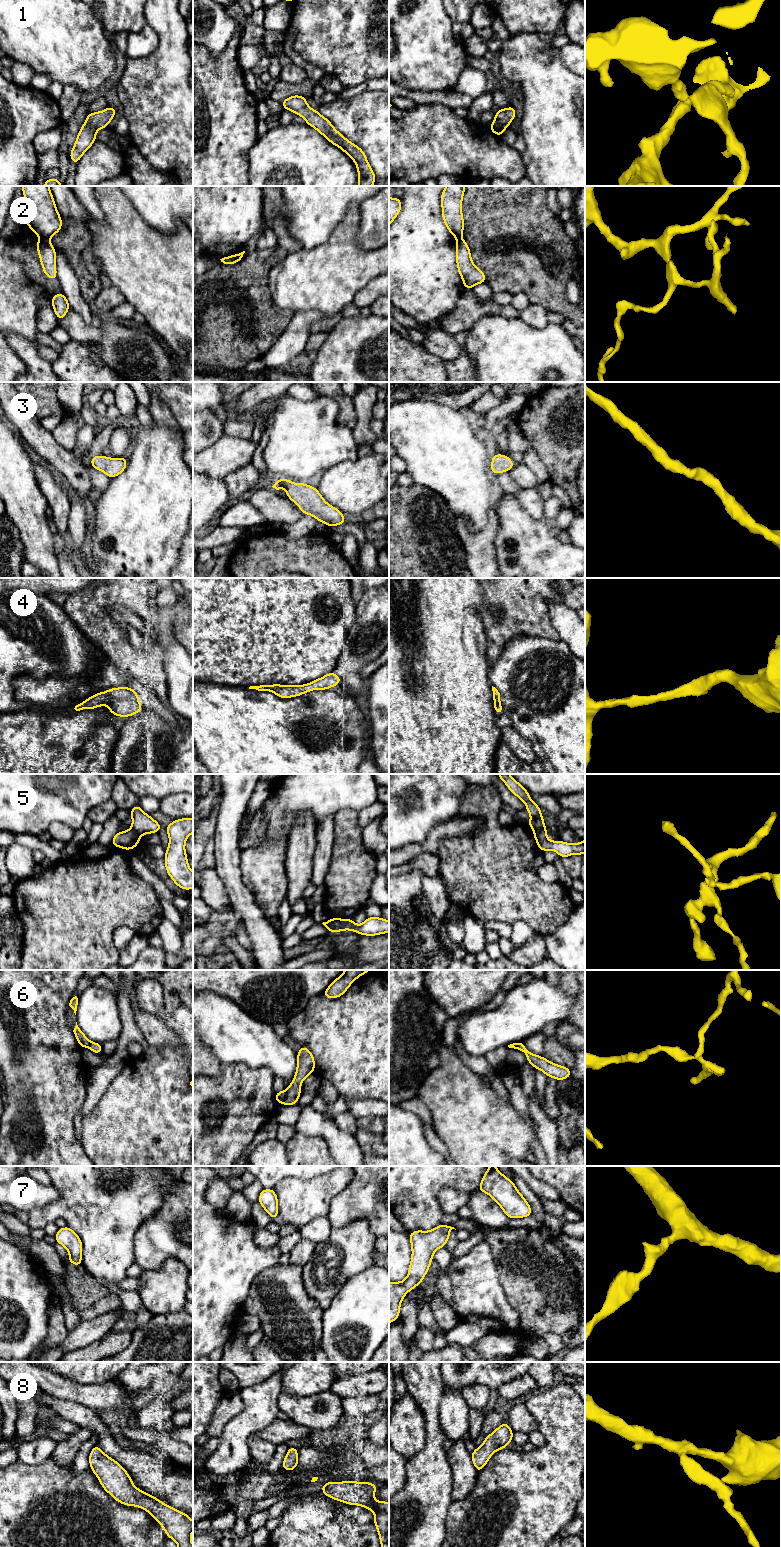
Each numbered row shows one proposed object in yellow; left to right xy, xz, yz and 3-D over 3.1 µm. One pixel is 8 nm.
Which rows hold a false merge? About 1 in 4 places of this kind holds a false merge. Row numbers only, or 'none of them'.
2, 5, 6

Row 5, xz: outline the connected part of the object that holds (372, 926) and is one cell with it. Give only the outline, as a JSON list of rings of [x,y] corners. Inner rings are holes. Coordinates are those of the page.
[[[367,917],[362,925],[354,923],[351,919],[330,918],[333,932],[351,930],[360,935],[375,936],[389,932],[389,921],[382,917]]]

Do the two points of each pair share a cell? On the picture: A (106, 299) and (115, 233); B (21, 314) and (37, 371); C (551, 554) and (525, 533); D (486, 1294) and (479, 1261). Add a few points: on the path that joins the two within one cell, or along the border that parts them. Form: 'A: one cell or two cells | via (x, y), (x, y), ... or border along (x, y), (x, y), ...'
A: two cells | border along (112, 284), (126, 300)
B: two cells | border along (10, 331), (32, 341), (43, 358)
C: one cell | via (545, 553), (531, 539)
D: one cell | via (479, 1286), (479, 1269)

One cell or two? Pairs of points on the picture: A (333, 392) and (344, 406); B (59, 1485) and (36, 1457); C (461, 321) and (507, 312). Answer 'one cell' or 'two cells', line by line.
A: one cell
B: two cells
C: one cell

